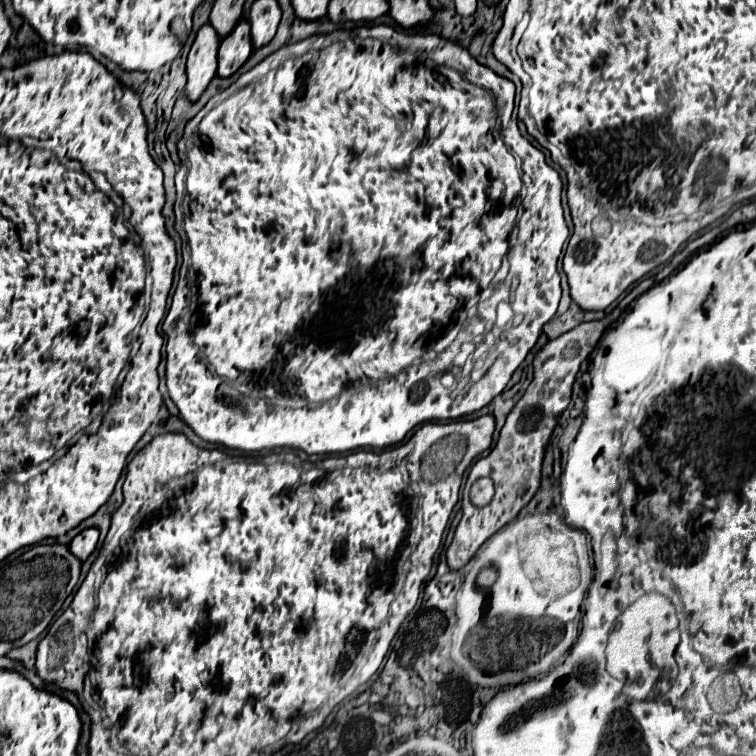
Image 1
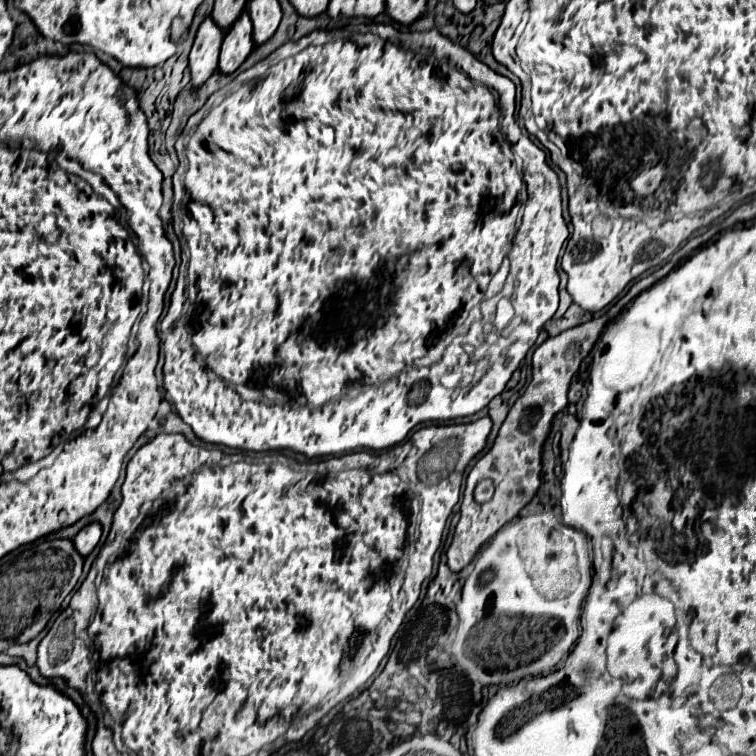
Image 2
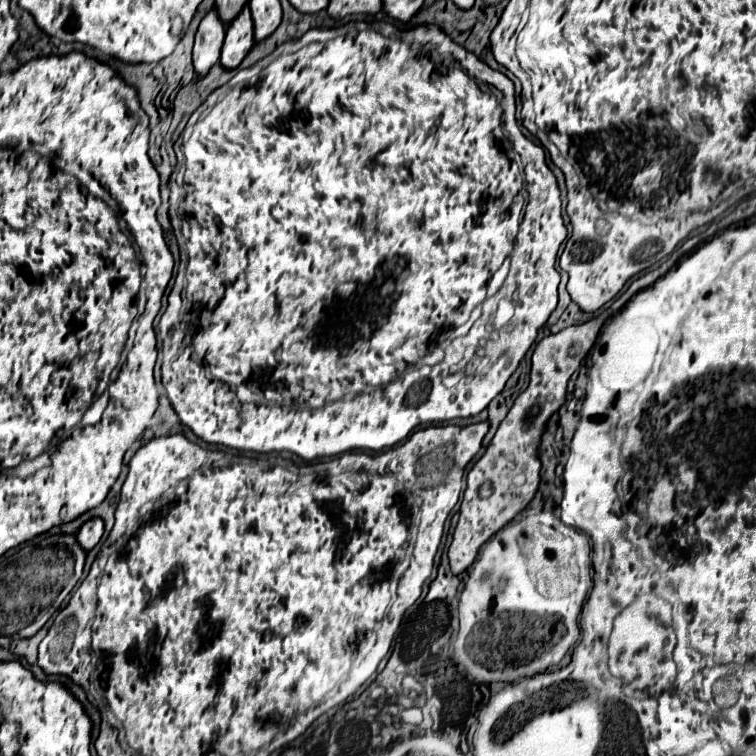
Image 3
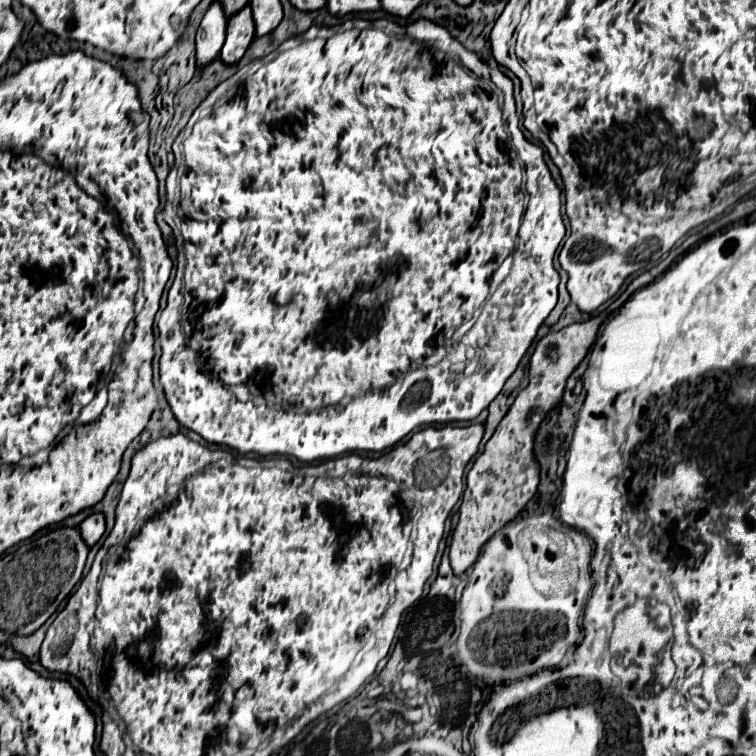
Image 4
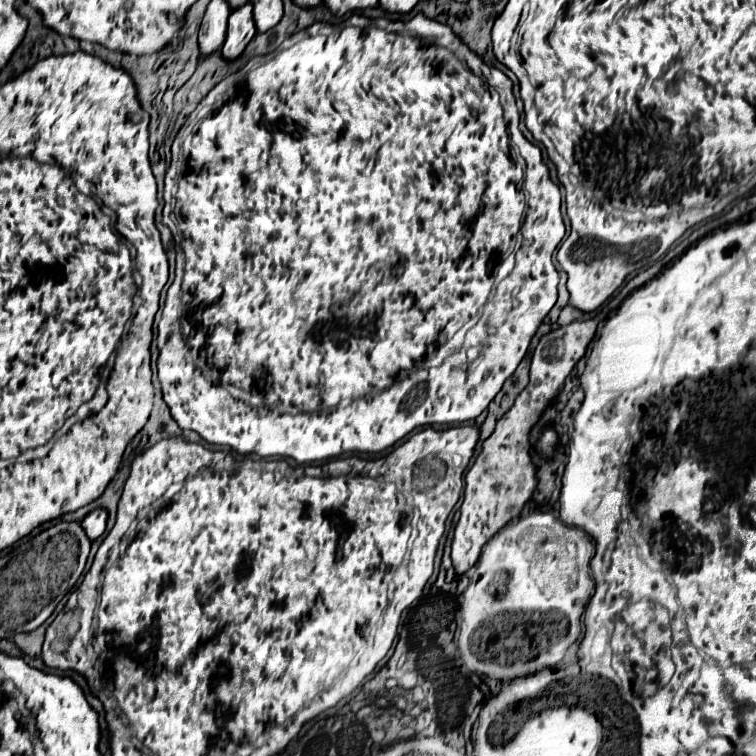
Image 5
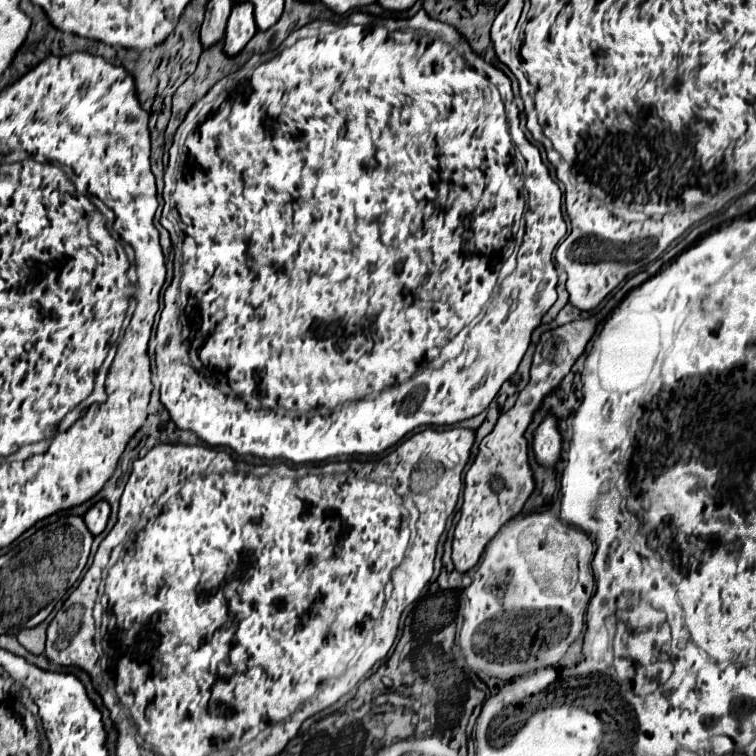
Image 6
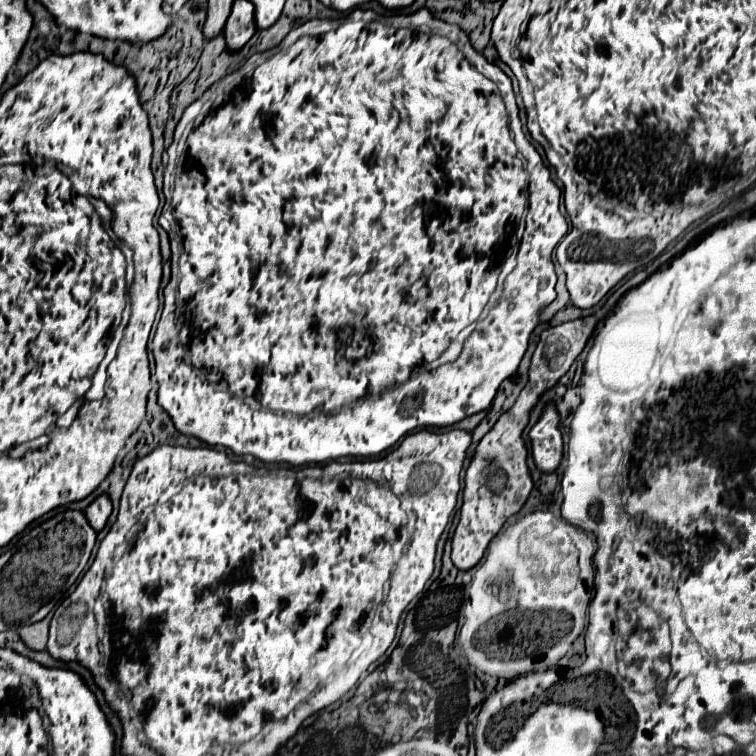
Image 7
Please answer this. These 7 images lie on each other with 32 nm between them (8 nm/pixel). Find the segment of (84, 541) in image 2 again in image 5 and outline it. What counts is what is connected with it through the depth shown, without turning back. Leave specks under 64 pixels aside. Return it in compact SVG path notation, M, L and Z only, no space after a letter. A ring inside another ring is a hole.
M104 506L94 508L94 510L82 520L84 530L88 532L88 536L92 536L92 540L96 540L96 538L104 532L104 528L106 528L106 520L108 520L108 510L106 510Z

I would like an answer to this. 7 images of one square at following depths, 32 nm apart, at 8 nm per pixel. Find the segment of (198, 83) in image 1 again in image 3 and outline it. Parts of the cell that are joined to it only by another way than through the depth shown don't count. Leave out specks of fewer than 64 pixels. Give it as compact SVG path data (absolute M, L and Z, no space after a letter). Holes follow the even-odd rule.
M212 8L198 26L194 42L194 70L198 76L204 76L212 64L220 58L220 48L224 44L226 26L216 8Z

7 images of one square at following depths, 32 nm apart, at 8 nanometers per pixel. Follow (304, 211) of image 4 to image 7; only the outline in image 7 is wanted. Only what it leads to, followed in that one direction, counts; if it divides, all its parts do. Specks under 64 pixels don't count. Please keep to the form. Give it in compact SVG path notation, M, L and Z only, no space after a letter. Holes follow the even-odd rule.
M428 10L404 14L404 26L392 24L380 16L372 18L372 14L362 18L356 16L358 14L338 20L306 22L290 32L302 32L292 44L278 44L266 50L266 54L260 52L250 56L236 72L222 78L228 80L222 82L228 84L228 92L216 88L216 84L210 88L214 98L210 110L204 120L192 128L188 140L184 140L178 150L184 130L198 115L206 98L198 98L185 109L167 149L172 164L168 164L164 174L166 204L159 224L170 238L172 275L163 291L164 306L154 336L158 404L168 412L180 434L194 436L210 446L226 446L238 456L250 454L266 464L306 466L338 460L340 456L378 456L414 428L452 426L486 410L502 380L516 372L528 348L528 338L538 324L540 308L556 298L552 250L560 242L560 236L568 232L568 222L560 214L560 208L556 212L560 188L552 182L540 154L526 138L519 107L516 103L509 106L502 94L512 92L511 79L472 47L463 30L444 20L436 20ZM503 283L506 292L488 318L488 336L484 336L482 346L474 348L474 344L468 344L463 348L464 341L475 331L476 323L496 306ZM442 352L444 366L430 368L430 362L438 360Z

